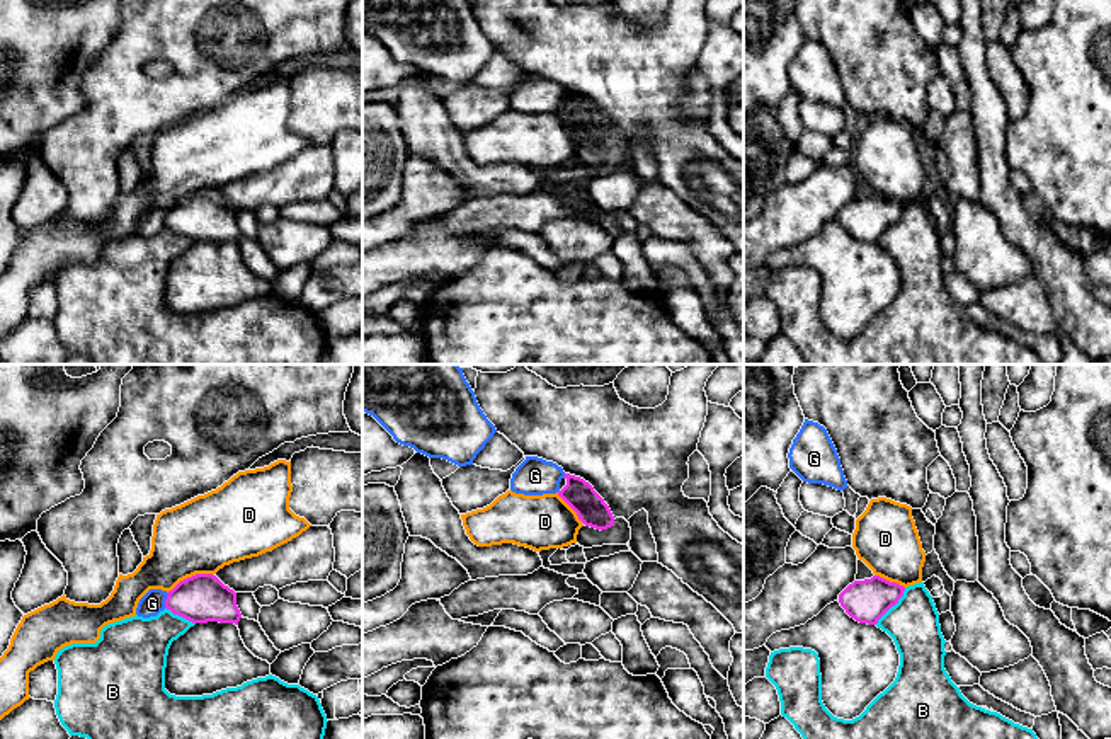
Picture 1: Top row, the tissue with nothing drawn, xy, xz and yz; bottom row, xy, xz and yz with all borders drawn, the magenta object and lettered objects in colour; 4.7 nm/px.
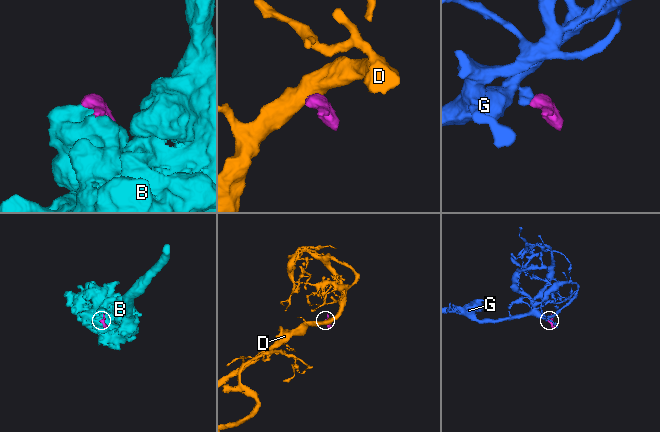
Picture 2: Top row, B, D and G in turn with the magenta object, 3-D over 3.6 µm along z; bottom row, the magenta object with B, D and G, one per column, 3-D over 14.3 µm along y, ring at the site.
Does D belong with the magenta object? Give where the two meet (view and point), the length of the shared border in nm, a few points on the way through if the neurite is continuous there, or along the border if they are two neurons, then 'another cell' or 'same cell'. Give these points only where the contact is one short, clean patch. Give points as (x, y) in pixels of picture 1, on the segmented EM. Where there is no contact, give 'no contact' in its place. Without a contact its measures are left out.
contact xy (189, 578); length 240 nm; border xy (213, 574), (188, 576), (167, 591); another cell

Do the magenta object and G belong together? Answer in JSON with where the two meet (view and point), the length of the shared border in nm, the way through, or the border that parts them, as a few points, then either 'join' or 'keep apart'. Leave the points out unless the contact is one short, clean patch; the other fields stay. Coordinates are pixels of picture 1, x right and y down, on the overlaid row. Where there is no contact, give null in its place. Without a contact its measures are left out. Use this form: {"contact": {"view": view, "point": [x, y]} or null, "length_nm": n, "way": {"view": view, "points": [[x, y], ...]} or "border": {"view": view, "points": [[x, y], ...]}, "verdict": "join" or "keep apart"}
{"contact": {"view": "xy", "point": [165, 600]}, "length_nm": 80, "border": {"view": "xy", "points": [[169, 593], [164, 607]]}, "verdict": "keep apart"}

